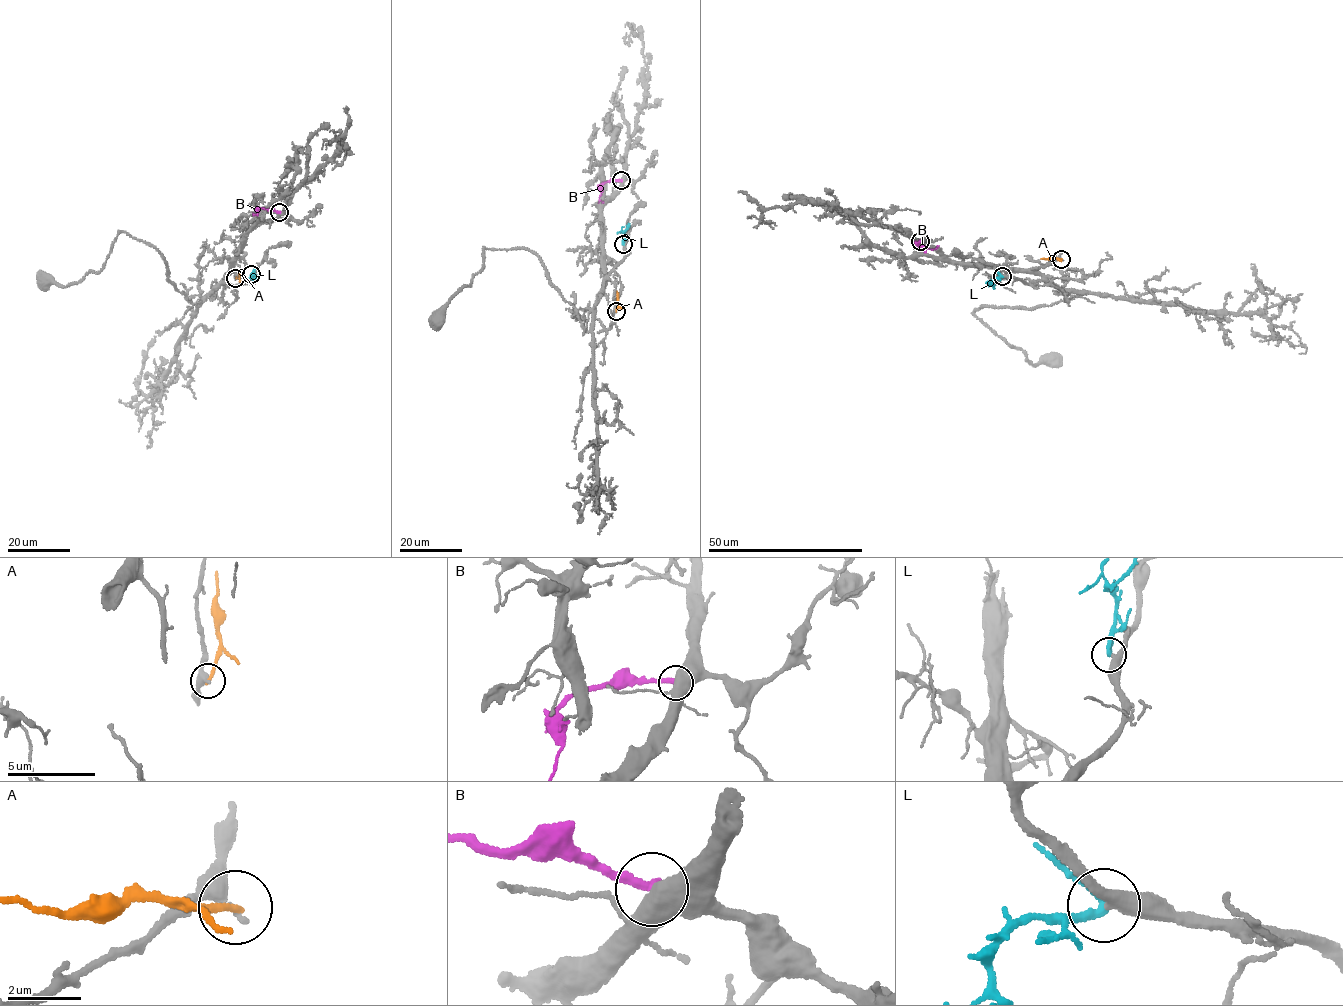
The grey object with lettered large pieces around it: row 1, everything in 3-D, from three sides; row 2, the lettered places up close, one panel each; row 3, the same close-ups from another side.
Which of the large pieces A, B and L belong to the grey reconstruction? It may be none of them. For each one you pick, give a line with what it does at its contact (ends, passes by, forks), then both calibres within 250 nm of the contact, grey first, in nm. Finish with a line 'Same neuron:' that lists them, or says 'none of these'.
L: it passes by | 360/180 nm
Same neuron: L

